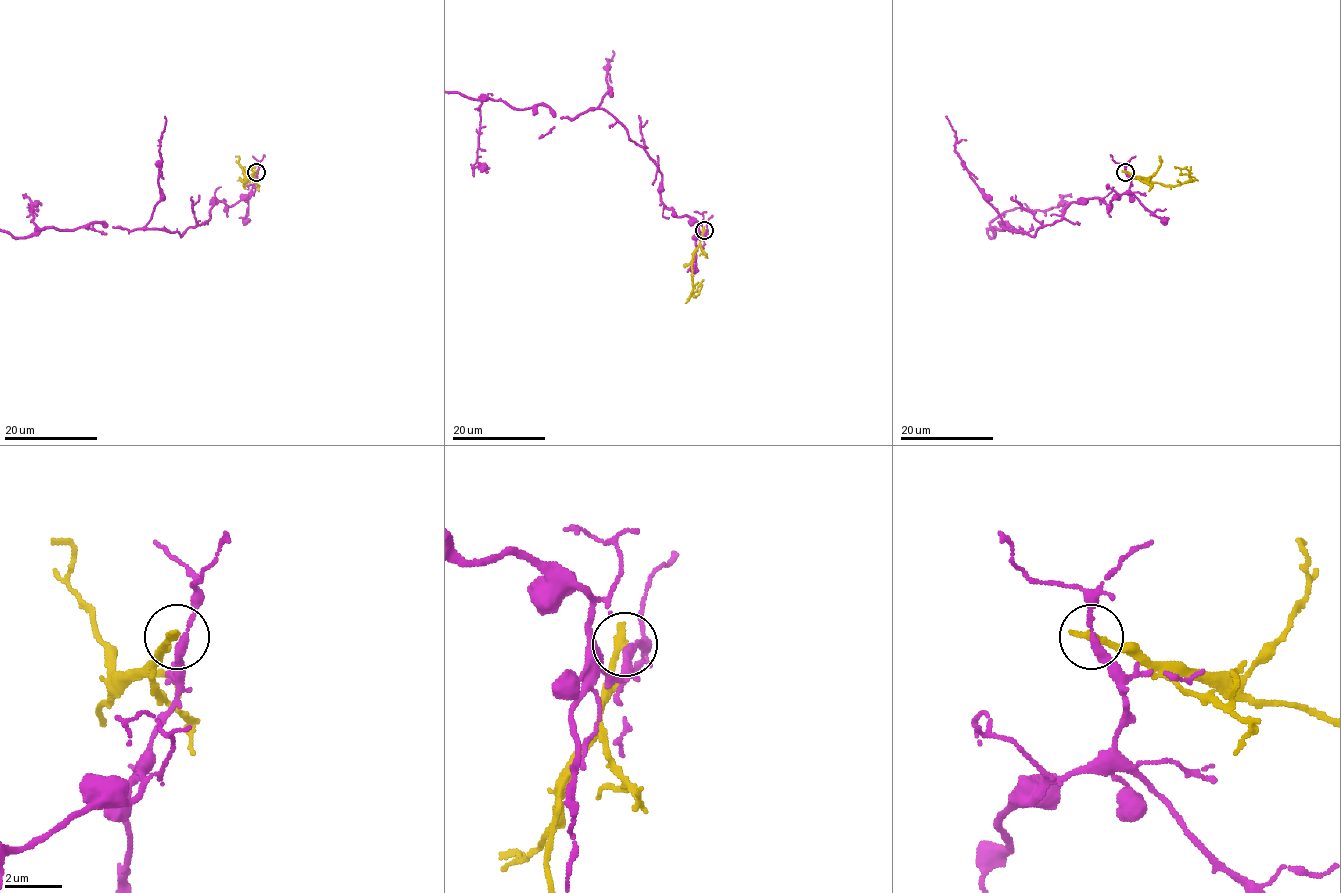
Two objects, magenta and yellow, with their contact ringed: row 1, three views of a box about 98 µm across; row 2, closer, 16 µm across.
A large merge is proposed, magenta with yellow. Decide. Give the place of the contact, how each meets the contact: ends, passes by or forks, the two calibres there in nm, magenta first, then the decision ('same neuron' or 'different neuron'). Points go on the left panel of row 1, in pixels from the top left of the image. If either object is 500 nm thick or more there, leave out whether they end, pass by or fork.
(256, 172) | magenta passes by | yellow ends | 240/300 nm | different neuron

